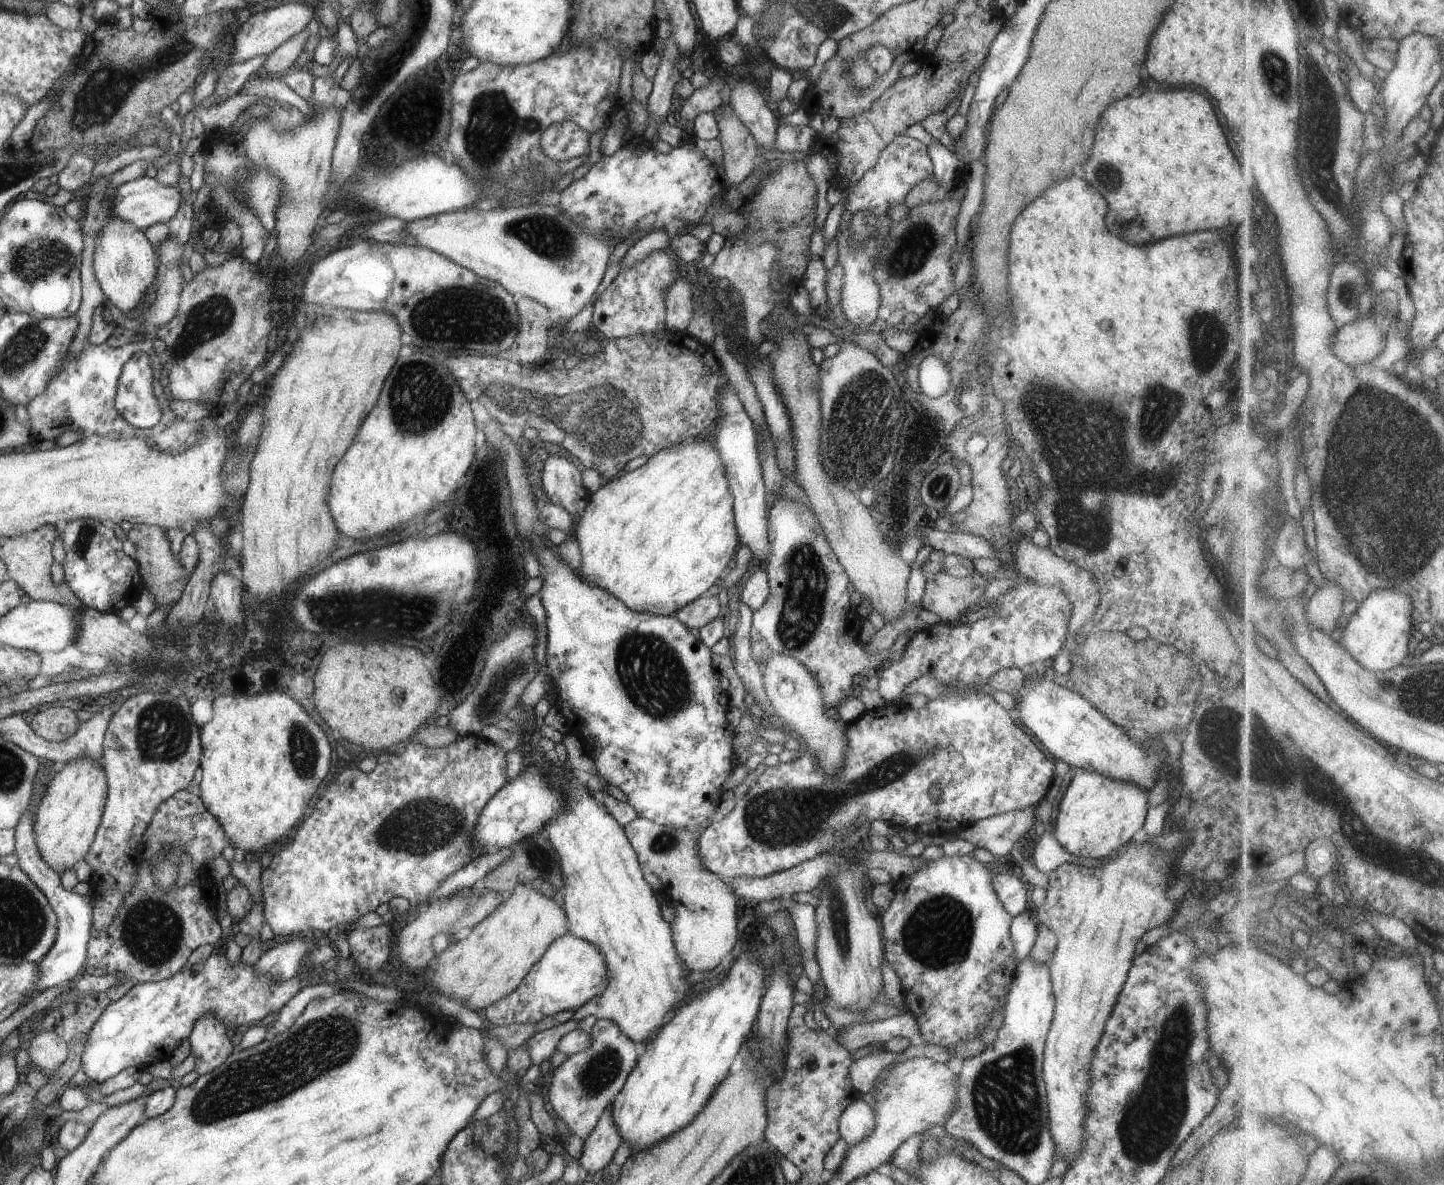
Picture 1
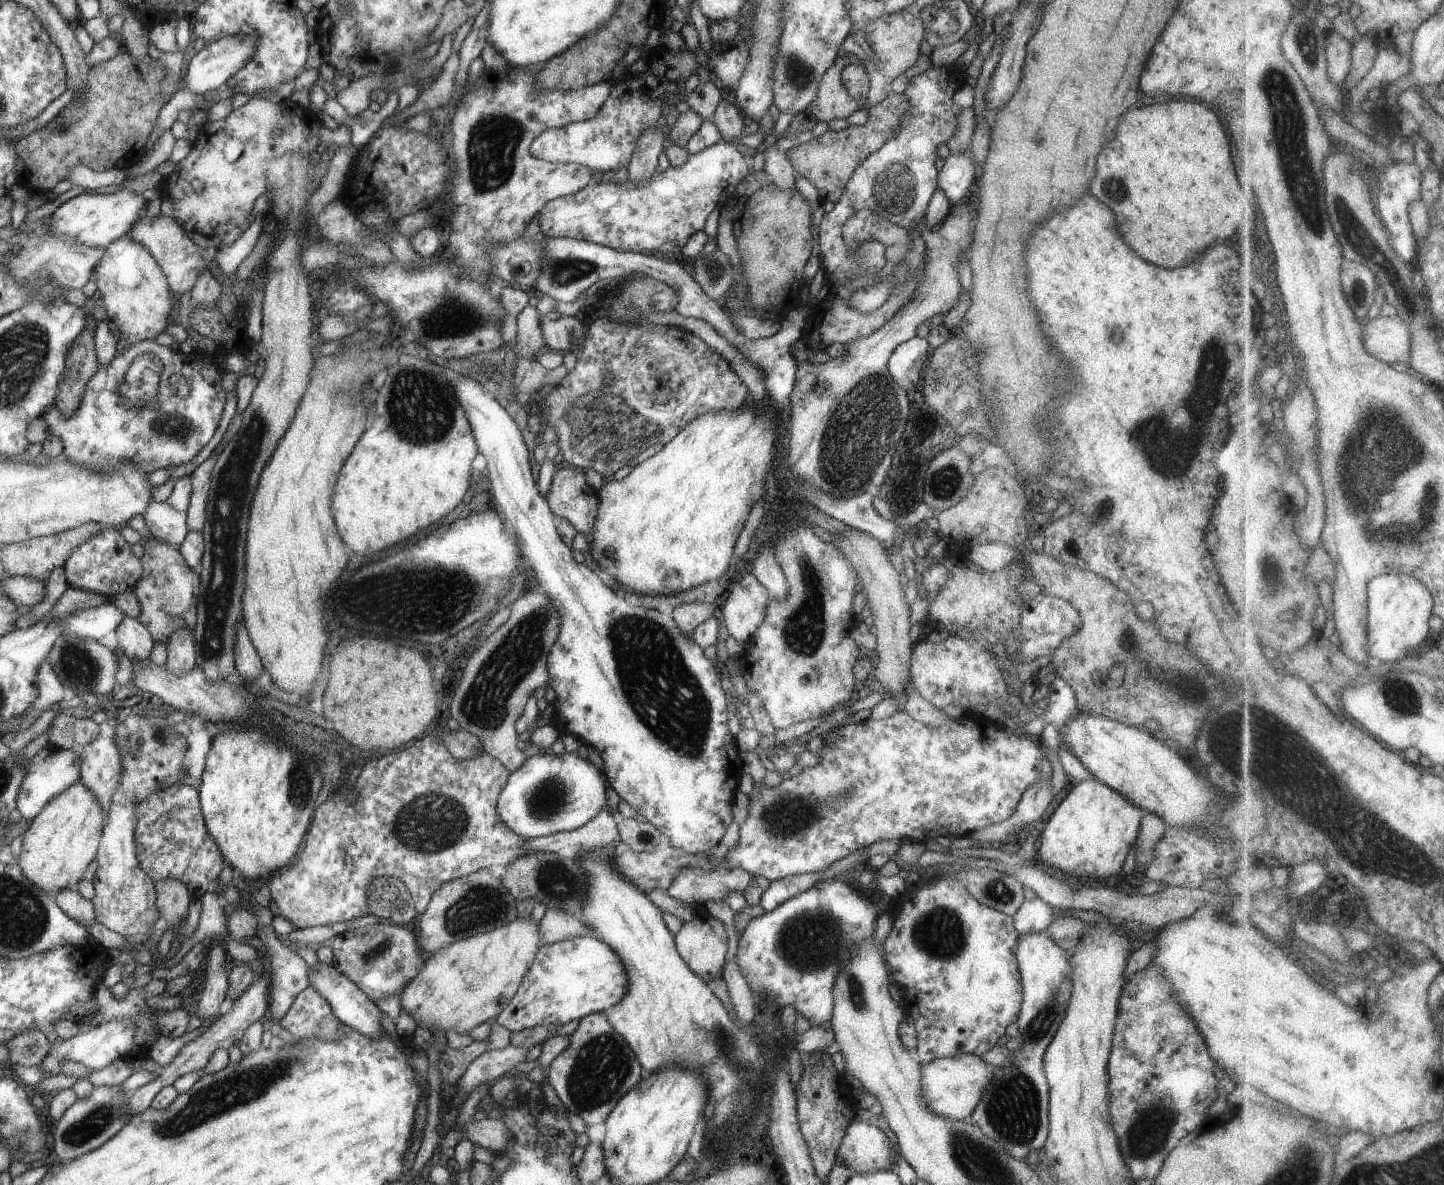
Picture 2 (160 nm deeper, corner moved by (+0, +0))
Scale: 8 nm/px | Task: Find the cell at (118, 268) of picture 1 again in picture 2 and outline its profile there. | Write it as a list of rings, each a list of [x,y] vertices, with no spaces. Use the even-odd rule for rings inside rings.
[[[128,234],[104,249],[102,261],[94,270],[97,303],[106,308],[106,323],[116,339],[117,352],[146,340],[154,341],[168,326],[176,298],[165,272],[148,248]]]

